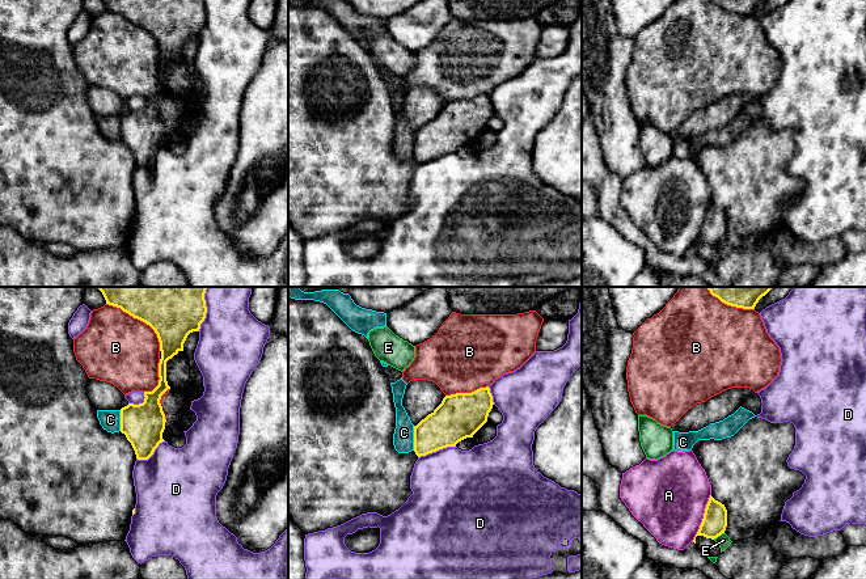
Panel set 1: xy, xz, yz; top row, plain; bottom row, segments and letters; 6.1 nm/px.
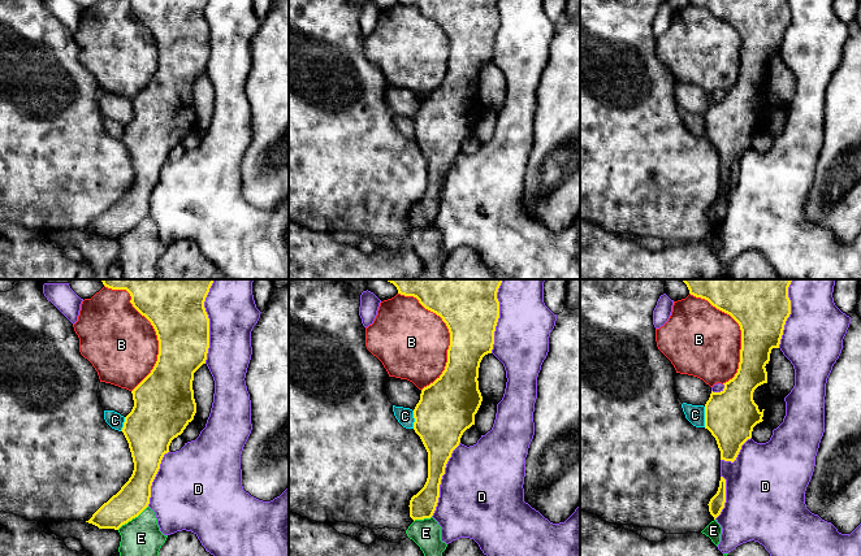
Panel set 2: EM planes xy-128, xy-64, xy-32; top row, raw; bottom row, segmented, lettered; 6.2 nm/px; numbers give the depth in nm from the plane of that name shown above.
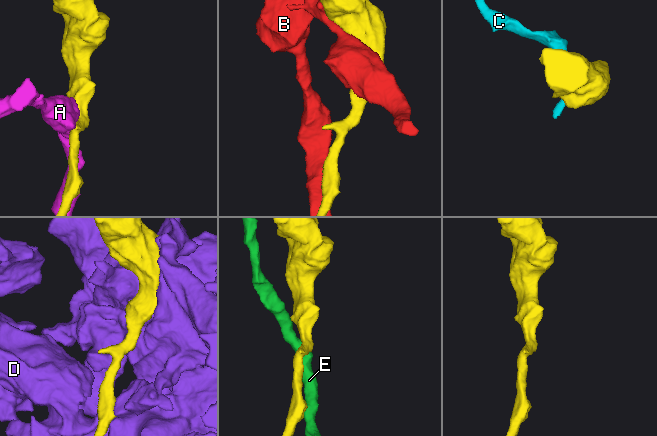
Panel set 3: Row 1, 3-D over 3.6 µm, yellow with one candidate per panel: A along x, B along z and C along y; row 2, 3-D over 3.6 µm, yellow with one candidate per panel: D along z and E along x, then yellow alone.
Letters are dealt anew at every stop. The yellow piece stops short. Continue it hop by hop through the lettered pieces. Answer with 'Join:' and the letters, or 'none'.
Join: none

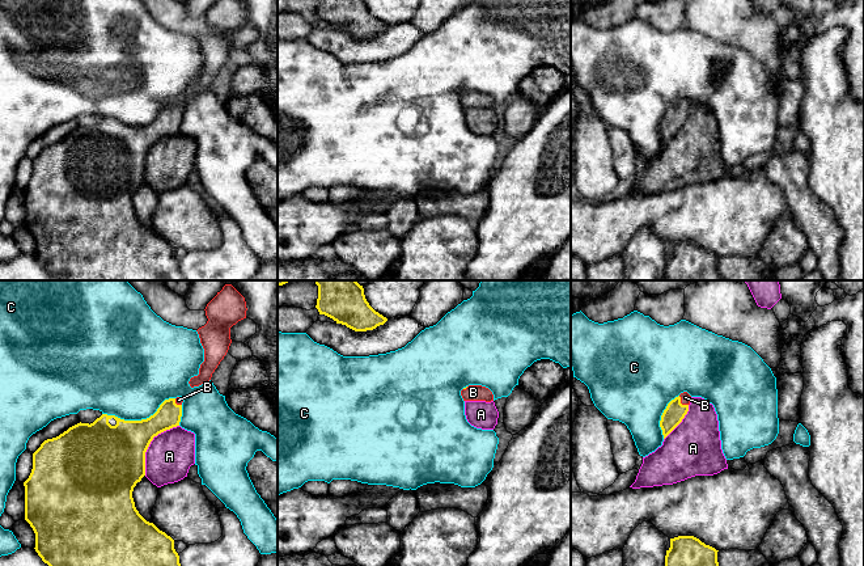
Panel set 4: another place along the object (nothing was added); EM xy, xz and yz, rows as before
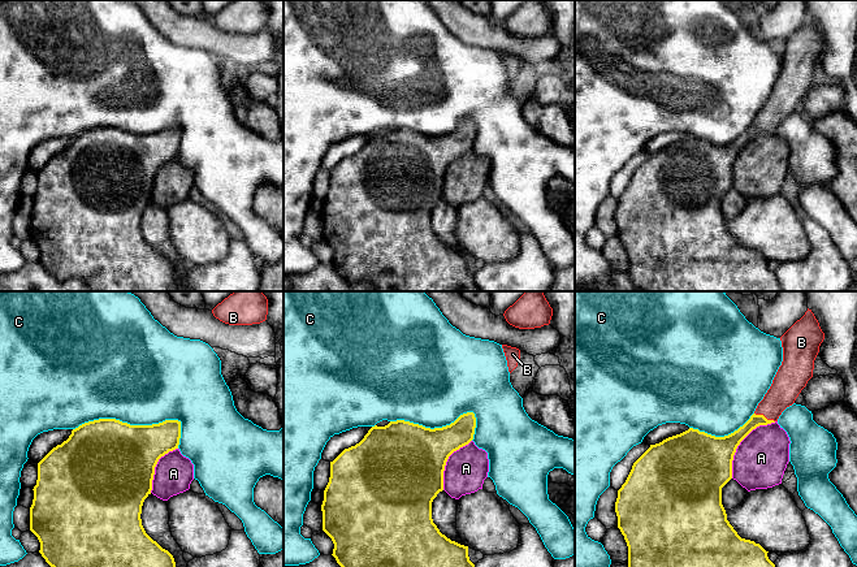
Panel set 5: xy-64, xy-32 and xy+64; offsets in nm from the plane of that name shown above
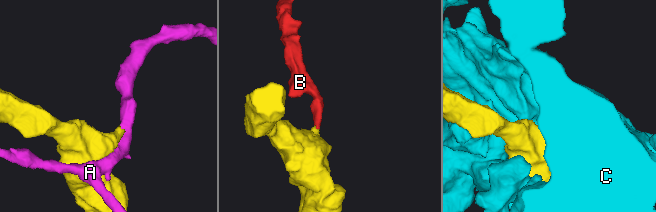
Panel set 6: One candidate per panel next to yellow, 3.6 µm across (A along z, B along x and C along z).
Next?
Join: B

